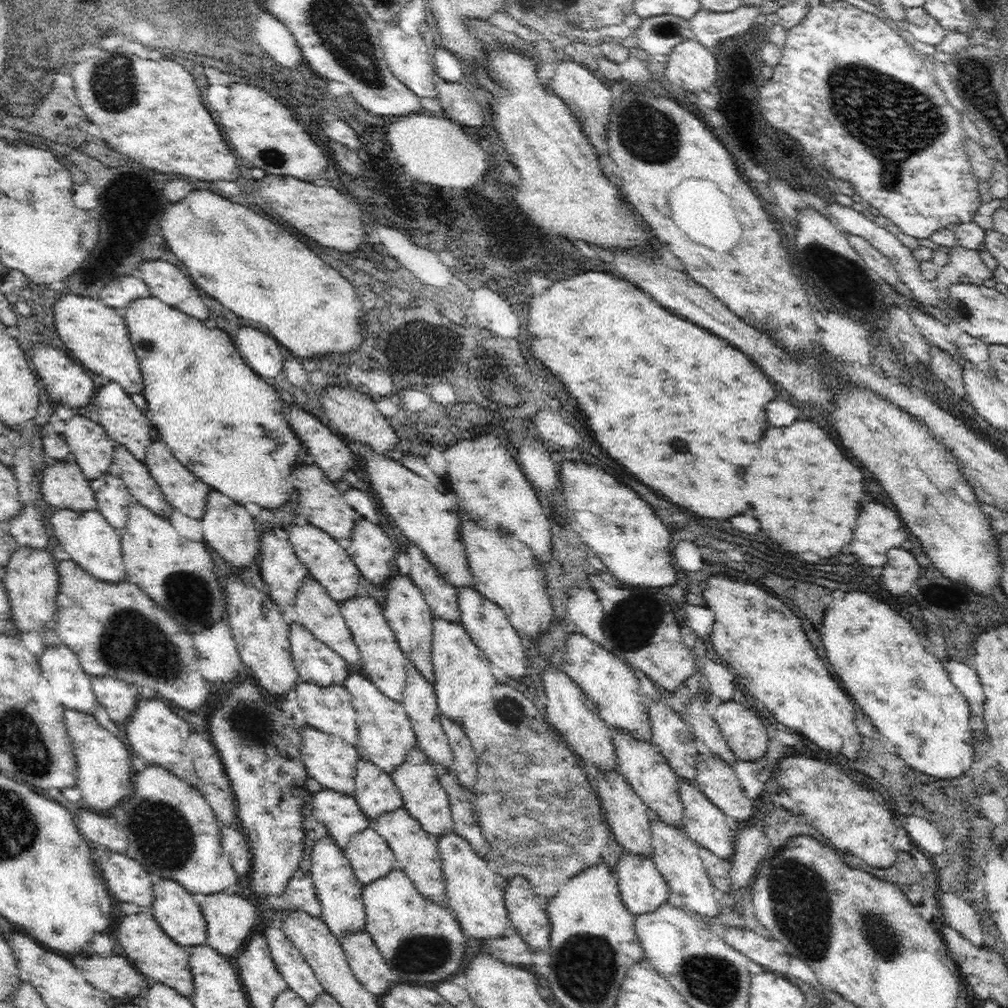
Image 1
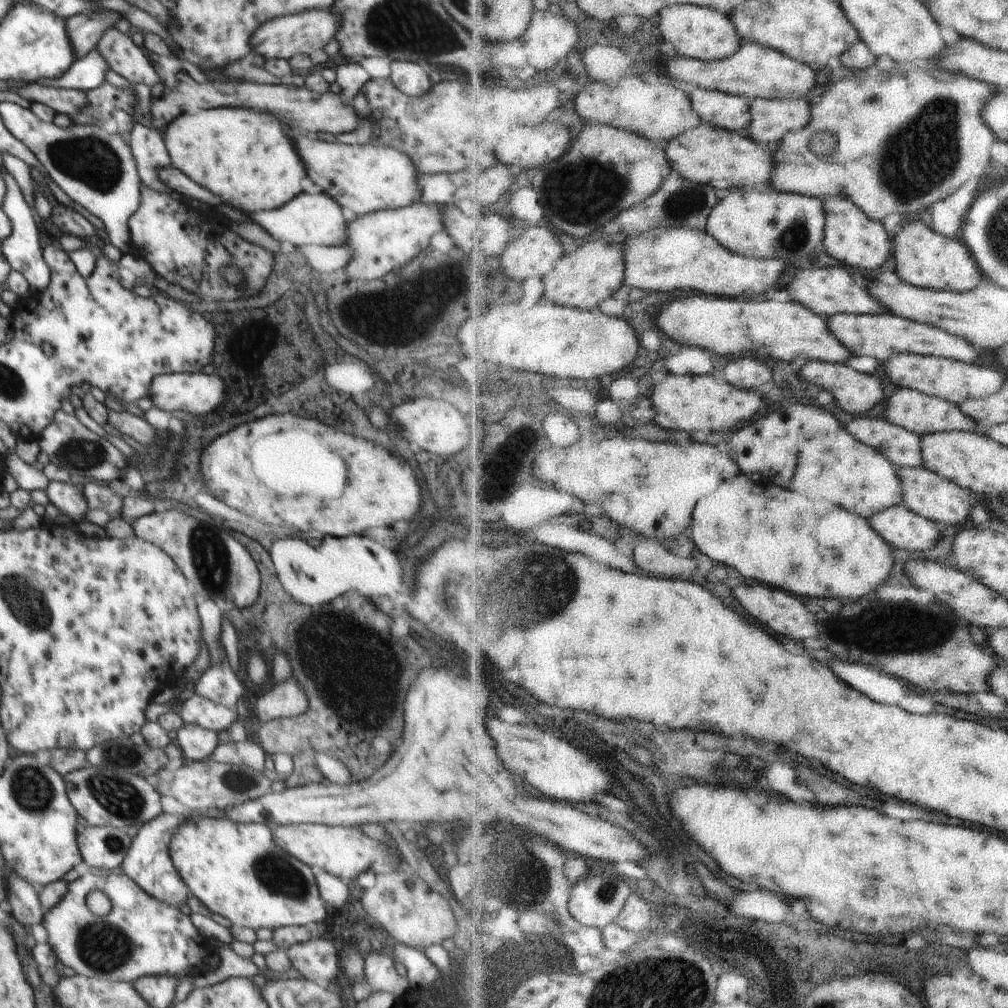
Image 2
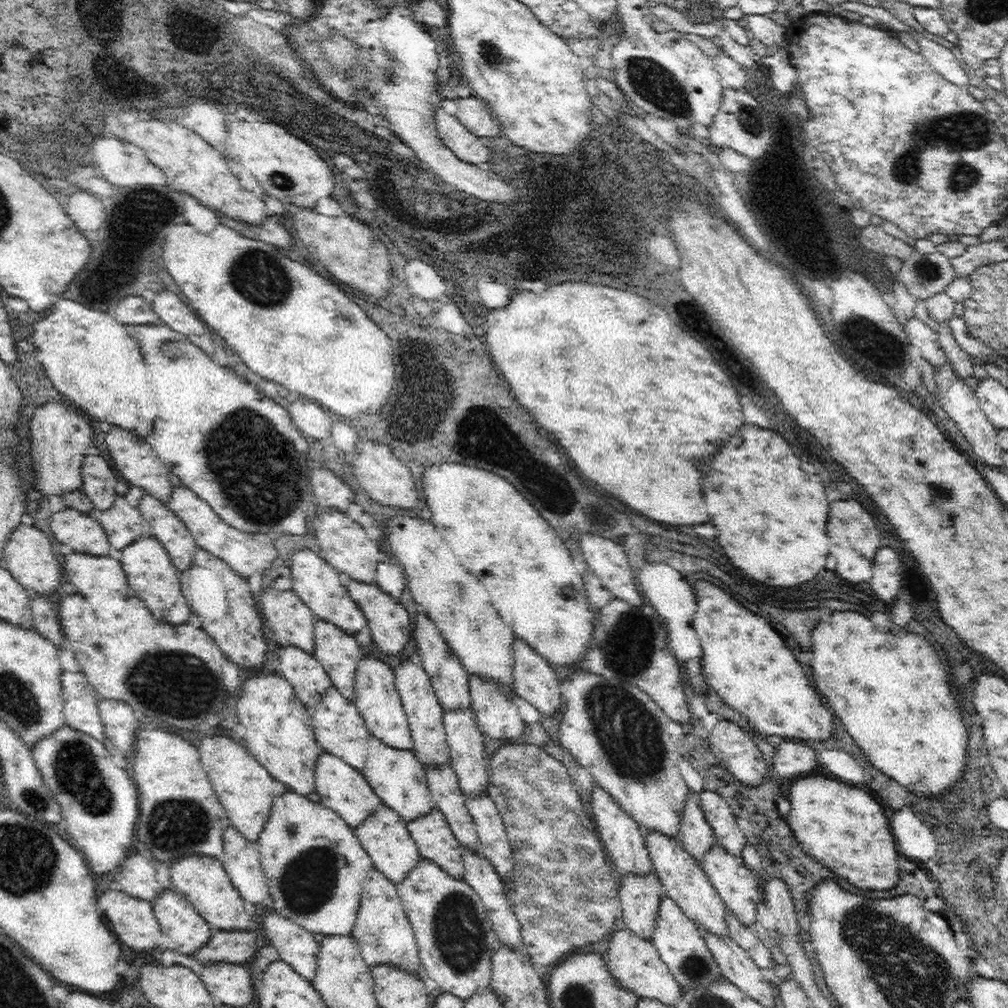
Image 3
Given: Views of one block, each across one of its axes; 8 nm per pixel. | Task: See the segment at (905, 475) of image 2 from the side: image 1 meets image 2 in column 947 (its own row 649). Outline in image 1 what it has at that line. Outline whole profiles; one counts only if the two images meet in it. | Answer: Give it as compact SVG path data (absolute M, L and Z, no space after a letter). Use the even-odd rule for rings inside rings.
M475 588L458 590L460 624L466 629L472 642L486 655L492 667L497 667L514 681L528 679L529 661L525 649L522 647L518 631L512 627L506 613L497 605L482 596Z

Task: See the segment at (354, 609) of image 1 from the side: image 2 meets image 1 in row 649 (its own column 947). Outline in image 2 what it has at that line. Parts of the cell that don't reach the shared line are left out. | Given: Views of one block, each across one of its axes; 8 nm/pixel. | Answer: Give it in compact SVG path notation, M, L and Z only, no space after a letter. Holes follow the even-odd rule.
M912 353L898 354L885 364L888 377L900 389L914 389L922 394L937 396L961 406L965 401L987 397L1003 387L1005 377L1002 372L976 366L973 363L937 356L920 356Z

